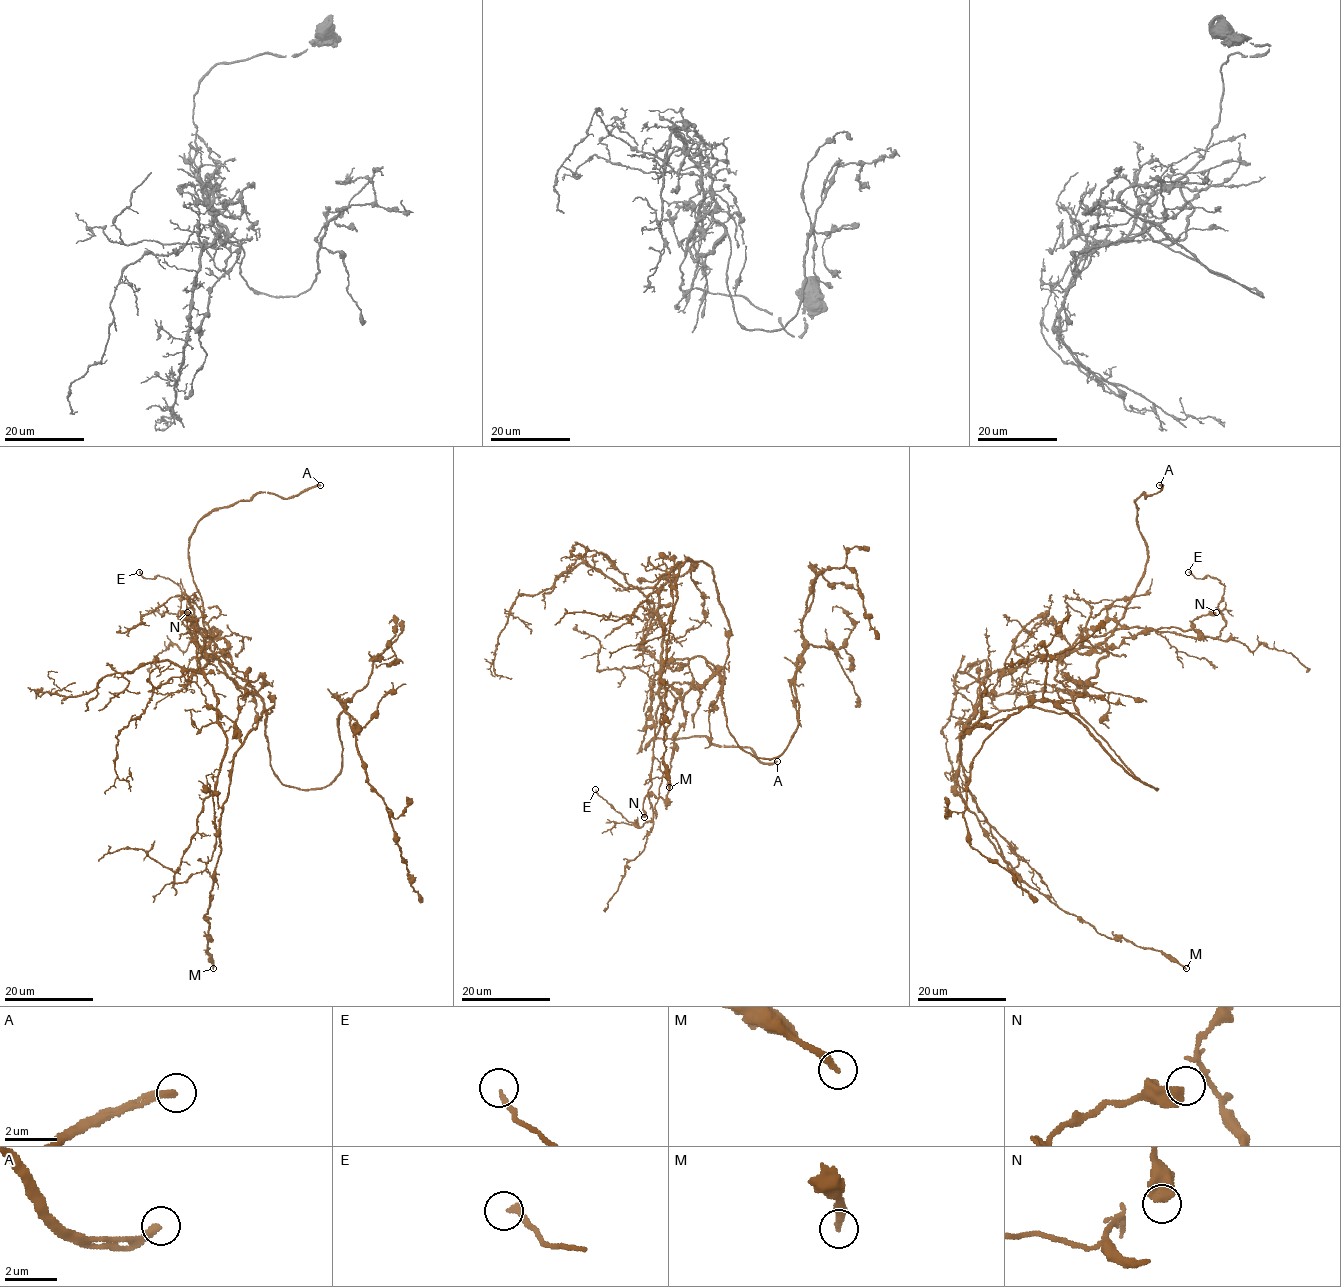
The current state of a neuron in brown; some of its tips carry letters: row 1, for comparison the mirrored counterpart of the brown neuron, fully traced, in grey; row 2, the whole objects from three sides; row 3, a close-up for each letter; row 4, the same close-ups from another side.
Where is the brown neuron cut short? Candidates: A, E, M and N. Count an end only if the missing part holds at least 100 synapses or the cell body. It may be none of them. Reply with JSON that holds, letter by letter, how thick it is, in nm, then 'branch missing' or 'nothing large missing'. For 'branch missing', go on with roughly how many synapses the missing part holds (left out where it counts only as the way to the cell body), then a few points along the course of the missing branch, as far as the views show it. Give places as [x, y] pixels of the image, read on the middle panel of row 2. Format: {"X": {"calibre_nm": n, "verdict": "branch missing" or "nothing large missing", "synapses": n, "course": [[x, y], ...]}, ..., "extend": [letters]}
{"A": {"calibre_nm": 280, "verdict": "branch missing", "course": [[777, 761], [793, 743], [798, 725], [809, 717], [817, 717], [821, 722], [817, 730], [819, 743], [816, 745]]}, "E": {"calibre_nm": 220, "verdict": "nothing large missing"}, "M": {"calibre_nm": 280, "verdict": "nothing large missing"}, "N": {"calibre_nm": 550, "verdict": "nothing large missing"}, "extend": ["A"]}

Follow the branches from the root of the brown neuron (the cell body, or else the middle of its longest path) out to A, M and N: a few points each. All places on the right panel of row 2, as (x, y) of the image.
A: (1107, 743), (1073, 696), (1096, 674), (1142, 574), (1147, 542), (1135, 500), (1159, 485)
M: (1107, 743), (1074, 713), (981, 717), (960, 735), (961, 797), (1026, 883), (1097, 932), (1186, 968)
N: (1107, 743), (1055, 678), (1057, 659), (1117, 648), (1130, 635), (1163, 627), (1196, 632), (1196, 619), (1216, 612)

